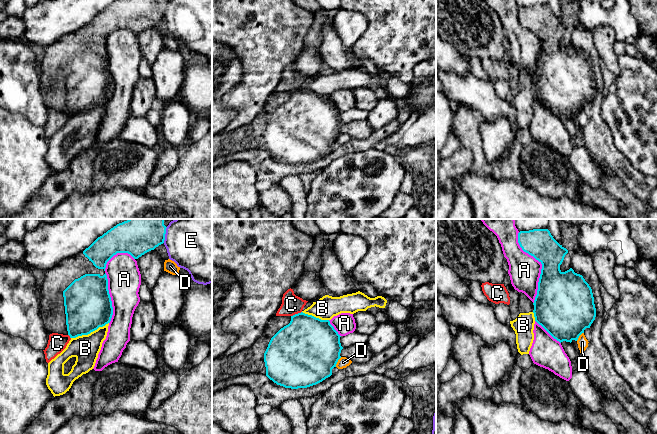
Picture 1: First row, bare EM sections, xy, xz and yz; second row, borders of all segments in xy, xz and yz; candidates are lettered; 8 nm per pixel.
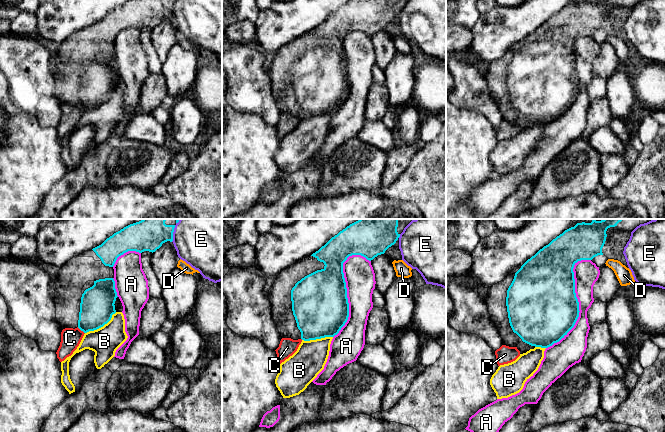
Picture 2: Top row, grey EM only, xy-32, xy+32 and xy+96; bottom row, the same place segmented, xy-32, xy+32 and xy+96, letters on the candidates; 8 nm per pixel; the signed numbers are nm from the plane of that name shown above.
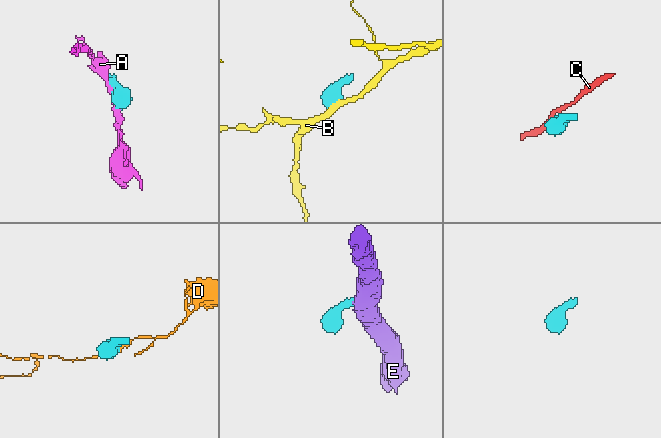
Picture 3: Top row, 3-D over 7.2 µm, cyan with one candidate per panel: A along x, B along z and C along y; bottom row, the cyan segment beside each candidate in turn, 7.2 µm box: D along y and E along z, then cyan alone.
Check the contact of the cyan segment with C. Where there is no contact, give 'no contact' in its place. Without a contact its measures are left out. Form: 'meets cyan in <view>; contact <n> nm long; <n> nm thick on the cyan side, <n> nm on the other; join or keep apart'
meets cyan in xz; contact 100 nm long; 440 nm thick on the cyan side, 160 nm on the other; join

